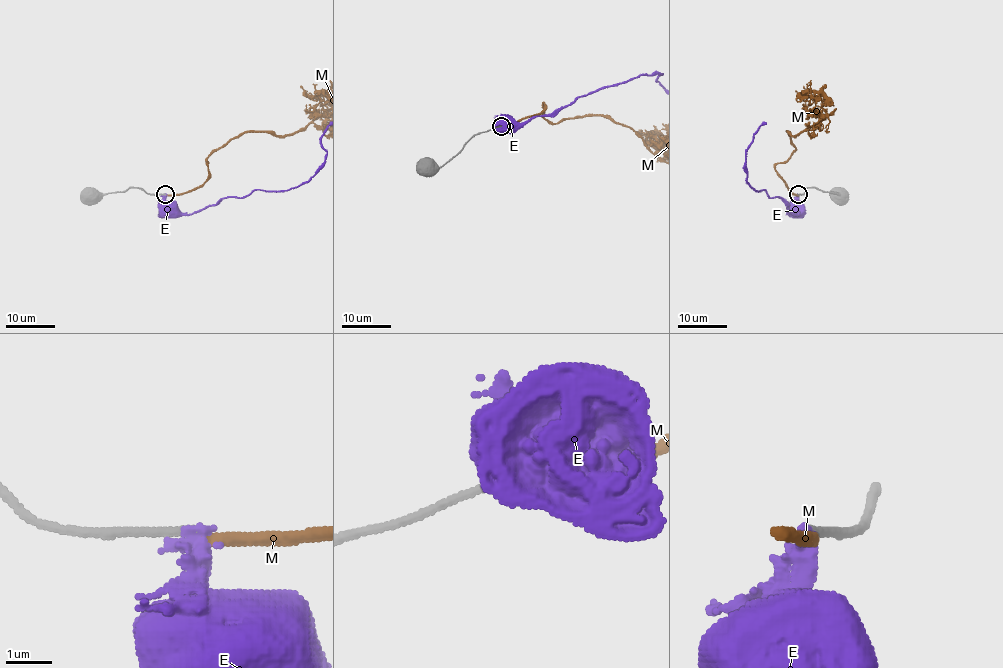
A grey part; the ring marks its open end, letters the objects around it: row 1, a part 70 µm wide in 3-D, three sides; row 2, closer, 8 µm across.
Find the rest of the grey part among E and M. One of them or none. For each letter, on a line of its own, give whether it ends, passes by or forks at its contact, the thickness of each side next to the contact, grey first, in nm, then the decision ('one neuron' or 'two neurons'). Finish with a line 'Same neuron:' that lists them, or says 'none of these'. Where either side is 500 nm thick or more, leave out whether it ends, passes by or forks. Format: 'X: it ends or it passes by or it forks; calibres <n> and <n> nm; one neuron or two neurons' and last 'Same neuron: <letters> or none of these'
E: it ends; calibres 240 and 420 nm; two neurons
M: it ends; calibres 200 and 280 nm; two neurons
Same neuron: none of these

